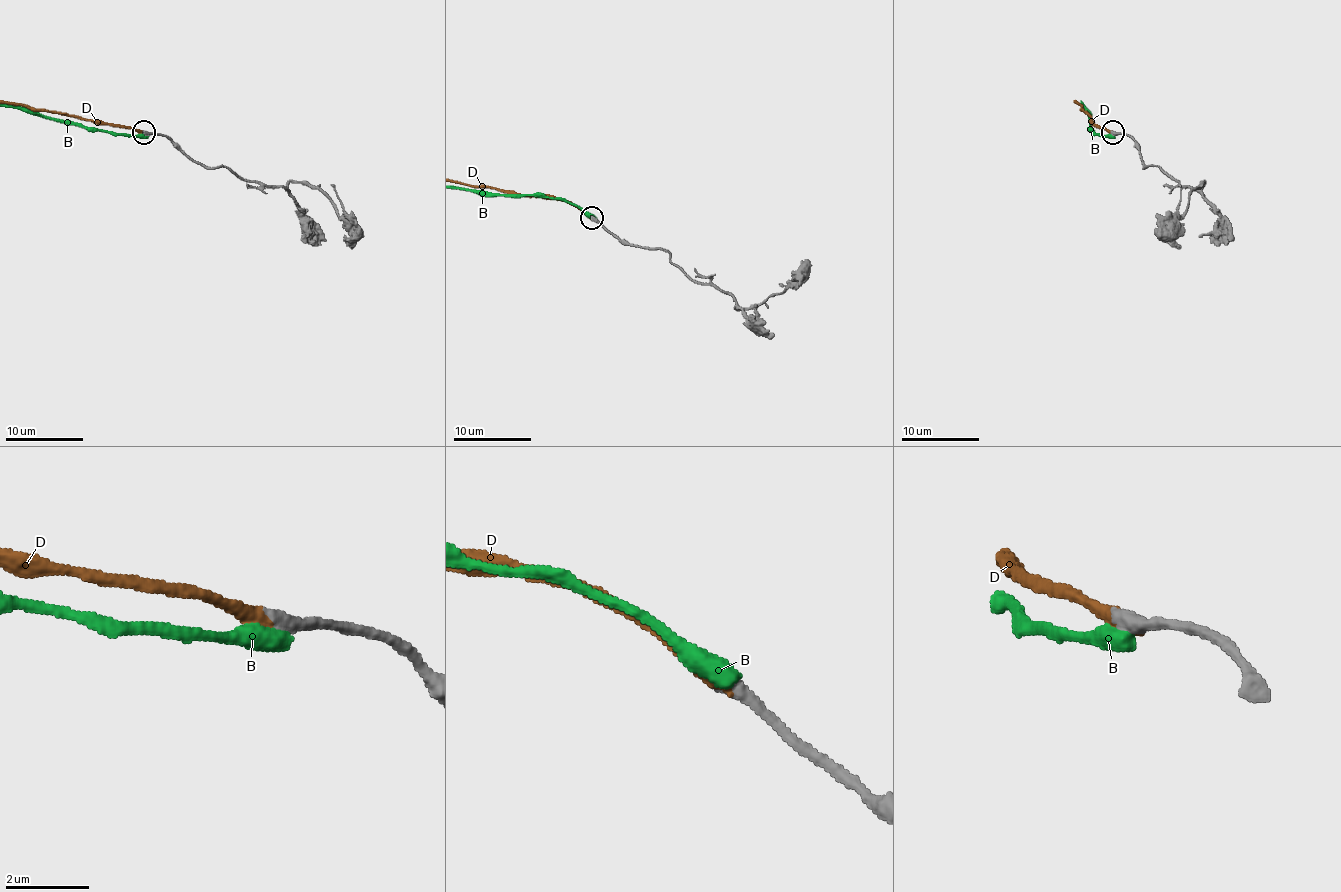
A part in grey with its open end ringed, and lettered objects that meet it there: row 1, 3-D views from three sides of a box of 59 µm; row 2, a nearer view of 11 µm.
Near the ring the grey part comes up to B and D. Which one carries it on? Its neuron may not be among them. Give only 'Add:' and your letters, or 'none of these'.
Add: D

